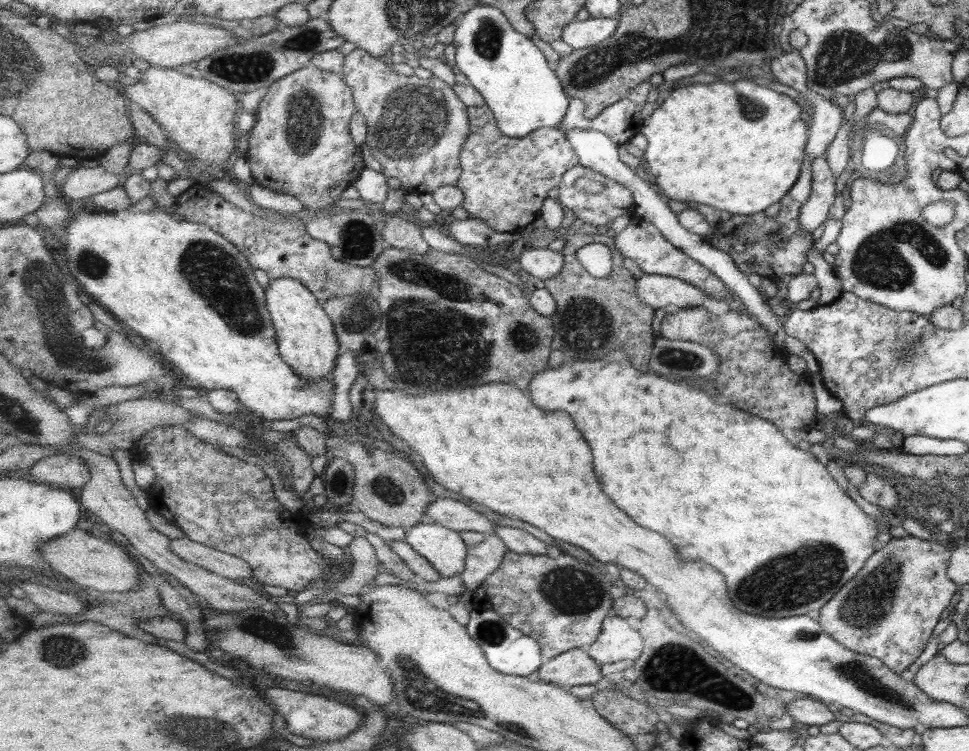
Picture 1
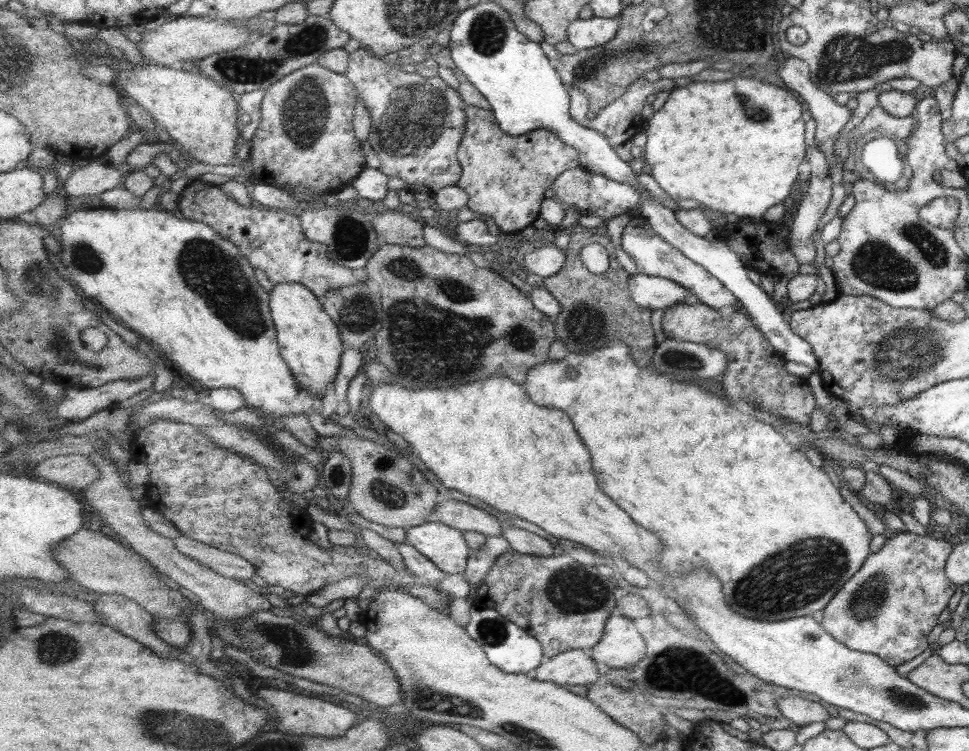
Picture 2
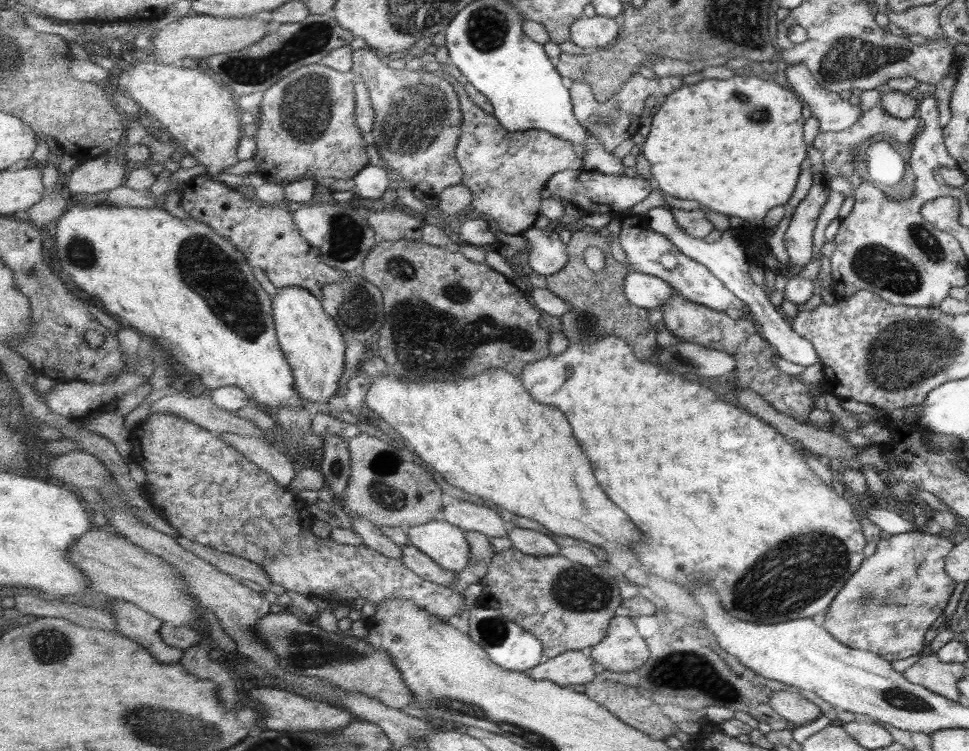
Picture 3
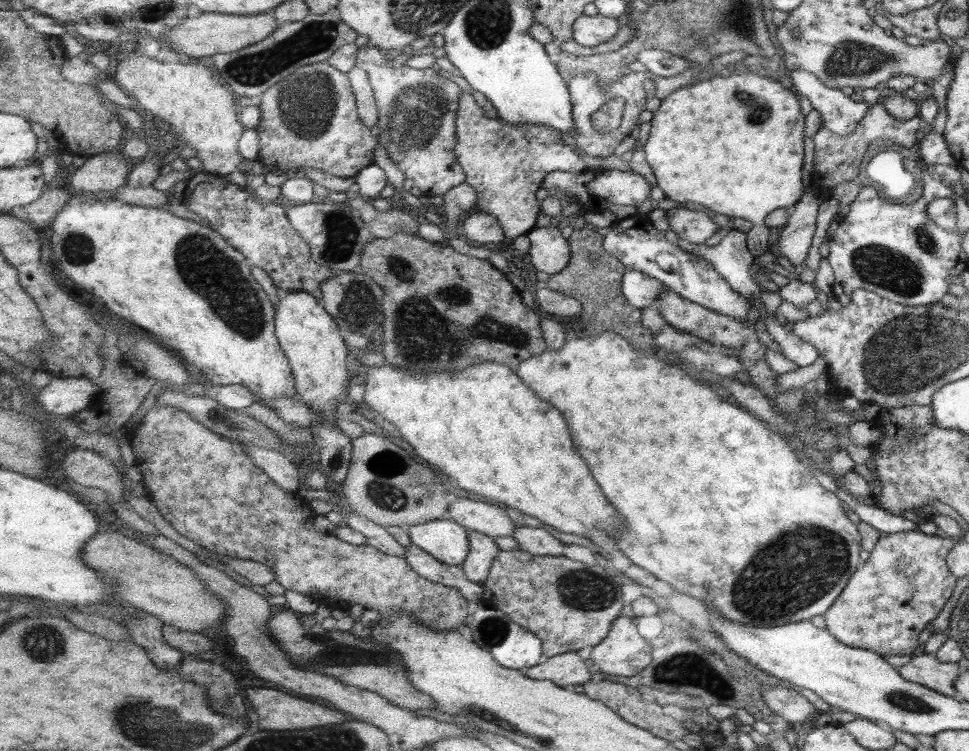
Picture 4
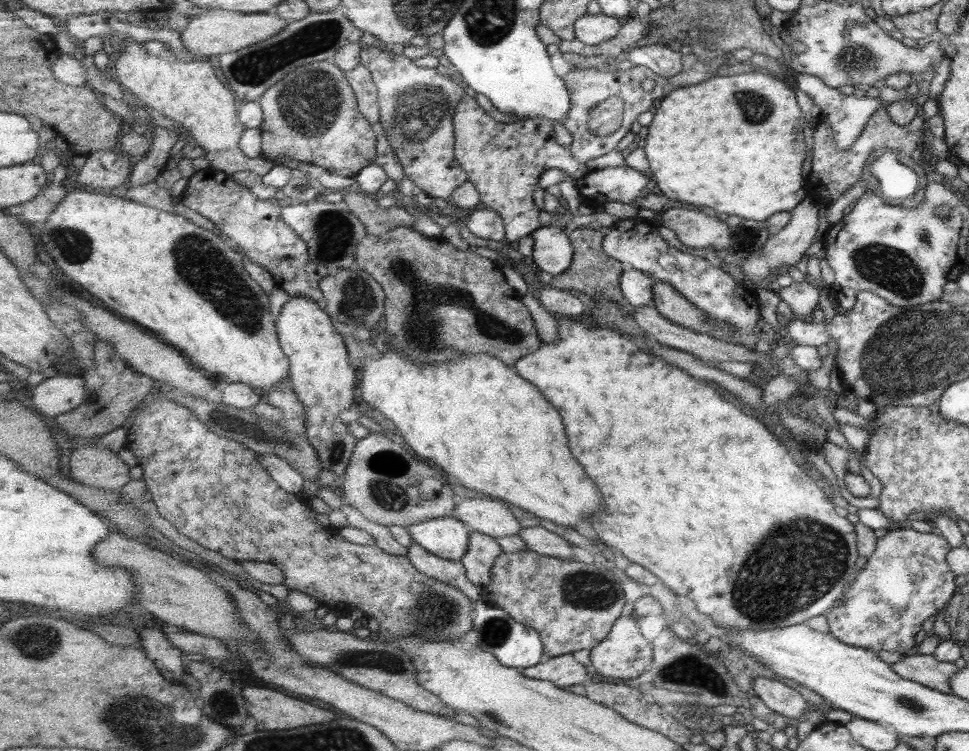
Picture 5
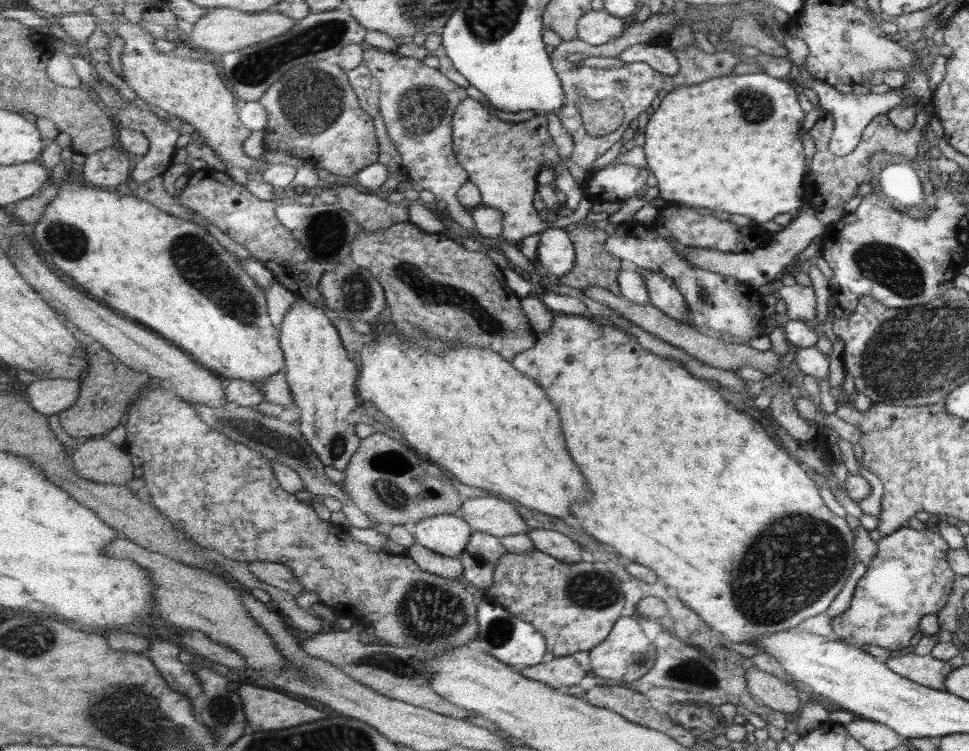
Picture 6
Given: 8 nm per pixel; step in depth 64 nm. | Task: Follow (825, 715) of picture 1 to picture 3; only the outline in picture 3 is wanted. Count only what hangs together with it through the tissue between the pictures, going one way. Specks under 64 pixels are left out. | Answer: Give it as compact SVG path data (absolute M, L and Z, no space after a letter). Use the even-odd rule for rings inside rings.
M789 691L772 692L768 696L768 705L787 722L794 726L803 725L819 718L819 707L798 693Z

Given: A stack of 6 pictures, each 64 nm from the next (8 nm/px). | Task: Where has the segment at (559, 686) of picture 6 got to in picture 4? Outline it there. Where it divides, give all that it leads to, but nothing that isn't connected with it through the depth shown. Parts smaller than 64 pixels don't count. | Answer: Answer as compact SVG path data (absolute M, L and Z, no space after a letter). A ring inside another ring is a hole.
M577 651L545 658L541 664L524 670L535 680L552 680L559 686L571 688L575 684L589 683L591 661L583 660Z

